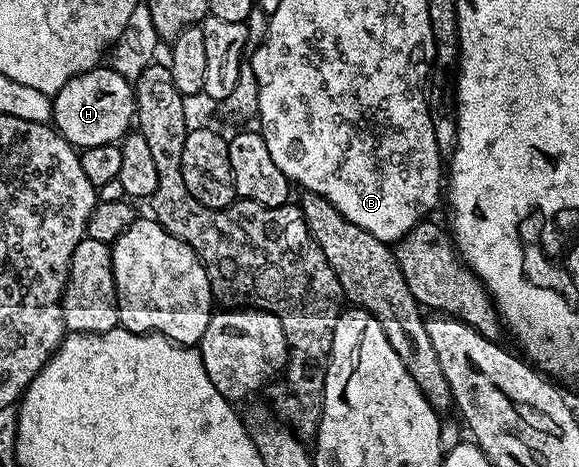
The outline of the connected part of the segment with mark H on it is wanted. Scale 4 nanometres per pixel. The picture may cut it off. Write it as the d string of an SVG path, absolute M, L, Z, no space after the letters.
M98 65L87 73L71 77L71 81L67 81L67 85L52 96L52 102L52 126L78 149L91 145L120 144L135 123L133 83L119 77L119 73L115 73L109 65Z

